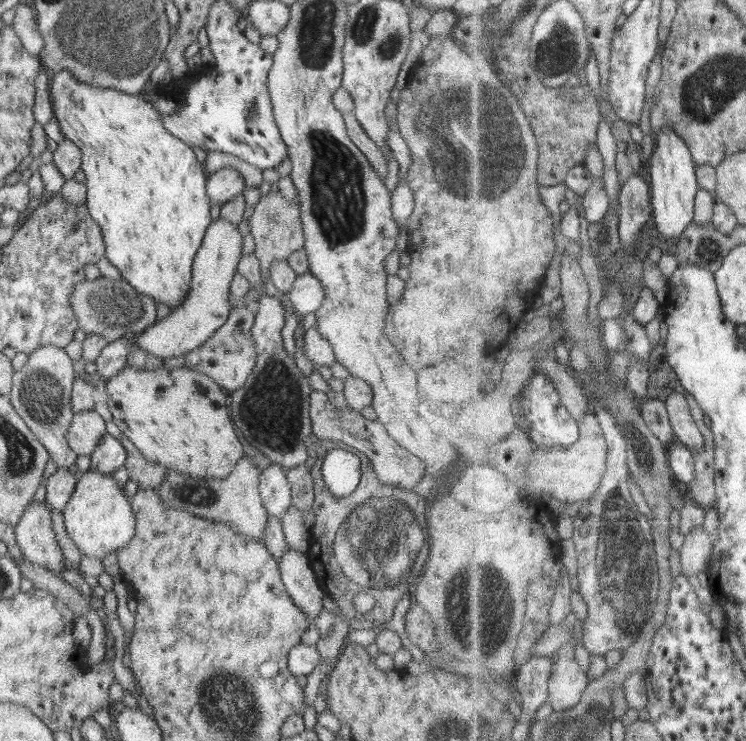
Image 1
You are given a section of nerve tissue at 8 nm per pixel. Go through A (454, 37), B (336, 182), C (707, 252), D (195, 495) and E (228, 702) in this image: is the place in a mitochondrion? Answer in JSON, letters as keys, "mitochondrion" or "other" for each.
{"A":"other","B":"mitochondrion","C":"mitochondrion","D":"mitochondrion","E":"mitochondrion"}

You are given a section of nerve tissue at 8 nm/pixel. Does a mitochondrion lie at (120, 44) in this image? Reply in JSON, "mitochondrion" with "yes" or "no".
{"mitochondrion":"yes"}

